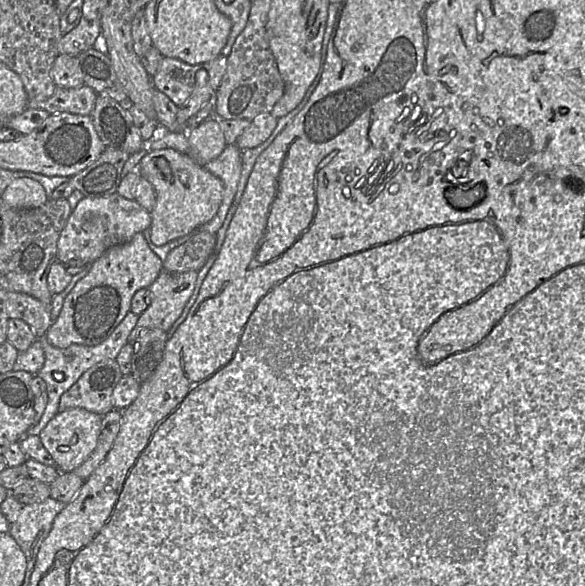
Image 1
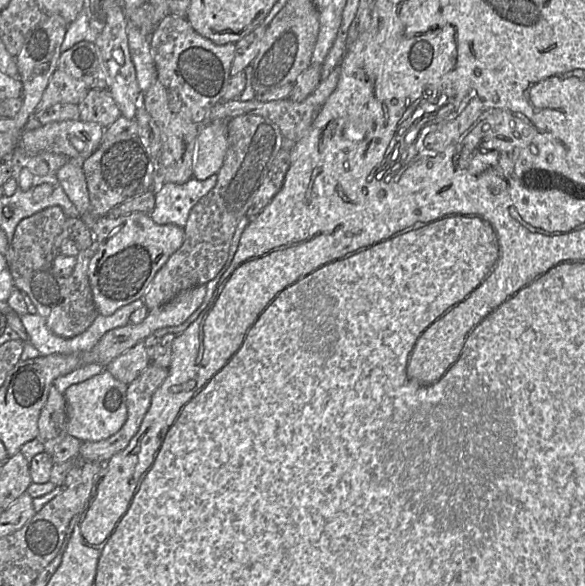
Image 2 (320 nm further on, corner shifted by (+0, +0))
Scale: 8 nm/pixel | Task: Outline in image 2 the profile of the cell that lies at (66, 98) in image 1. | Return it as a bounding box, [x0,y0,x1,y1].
[78,89,122,128]

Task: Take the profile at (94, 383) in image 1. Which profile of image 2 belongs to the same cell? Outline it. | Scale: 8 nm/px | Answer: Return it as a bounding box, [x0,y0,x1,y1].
[105,342,150,385]

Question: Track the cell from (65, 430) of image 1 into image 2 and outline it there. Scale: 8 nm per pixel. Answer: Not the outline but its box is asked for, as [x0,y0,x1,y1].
[64,369,127,442]

